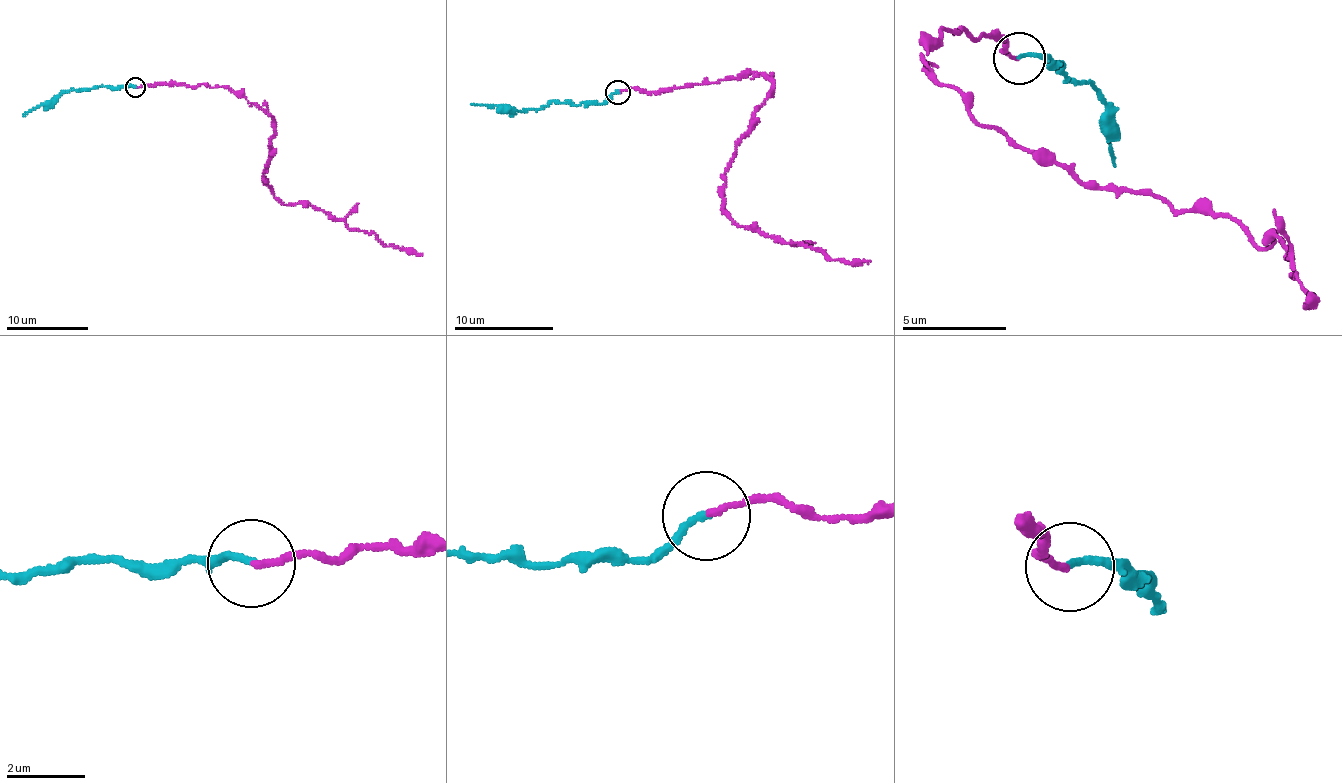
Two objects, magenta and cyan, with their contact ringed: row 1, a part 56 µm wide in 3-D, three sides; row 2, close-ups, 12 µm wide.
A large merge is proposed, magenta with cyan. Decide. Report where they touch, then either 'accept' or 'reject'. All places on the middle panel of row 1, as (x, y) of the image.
place (617, 92); reject

